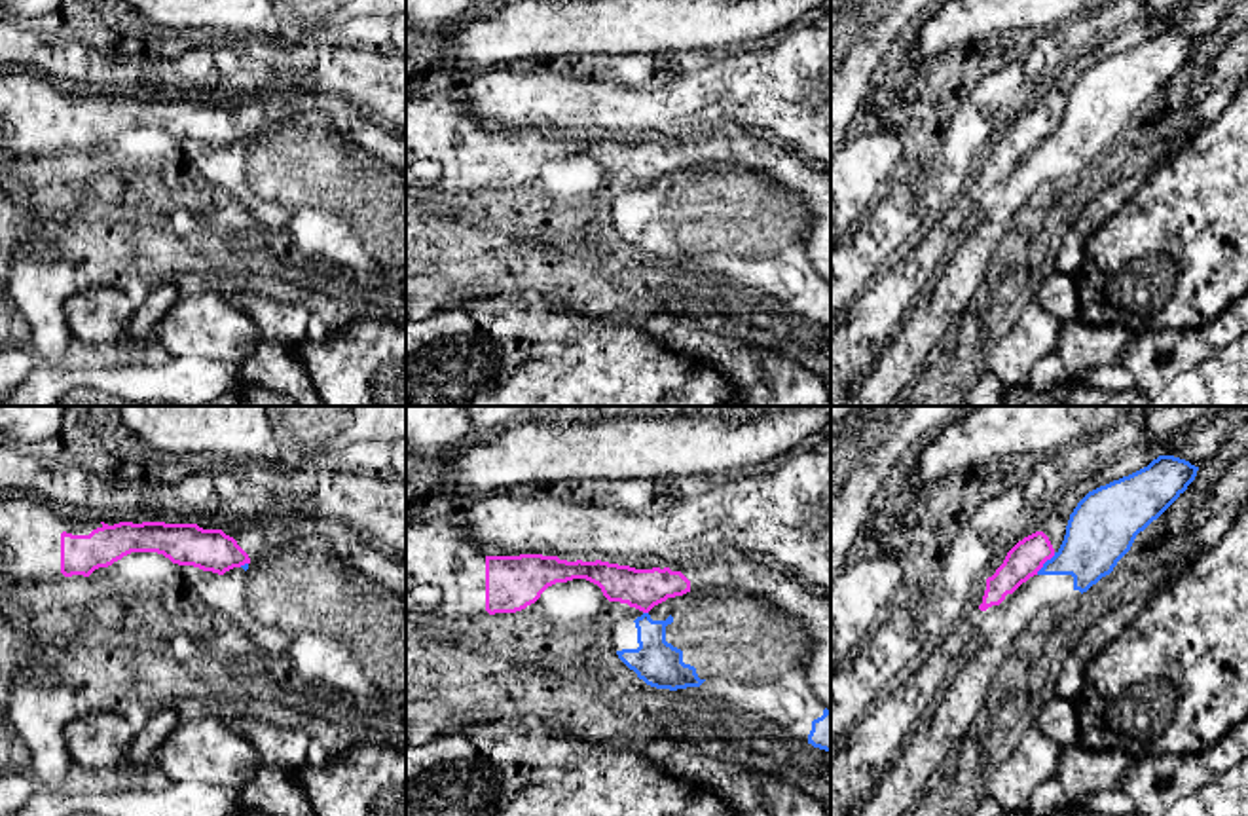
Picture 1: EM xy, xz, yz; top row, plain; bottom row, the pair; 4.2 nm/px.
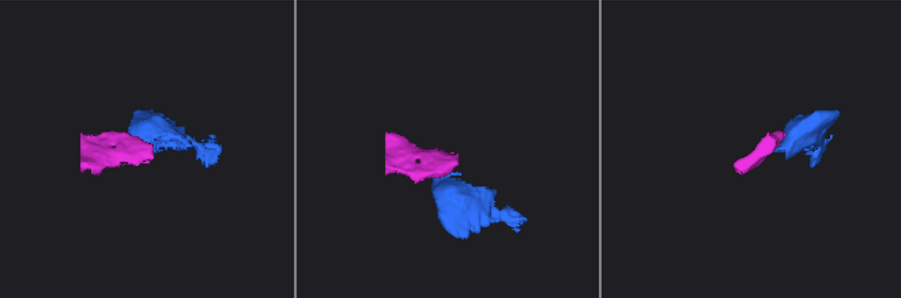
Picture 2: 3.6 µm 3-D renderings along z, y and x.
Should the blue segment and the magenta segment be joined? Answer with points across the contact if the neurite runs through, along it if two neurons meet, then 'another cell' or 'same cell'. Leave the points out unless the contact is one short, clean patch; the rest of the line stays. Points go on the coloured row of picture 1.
along yz (1055, 553), (1036, 574) | another cell

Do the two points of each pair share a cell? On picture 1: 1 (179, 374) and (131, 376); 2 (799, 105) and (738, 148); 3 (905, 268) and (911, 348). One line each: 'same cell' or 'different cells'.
1: same cell
2: different cells
3: different cells

